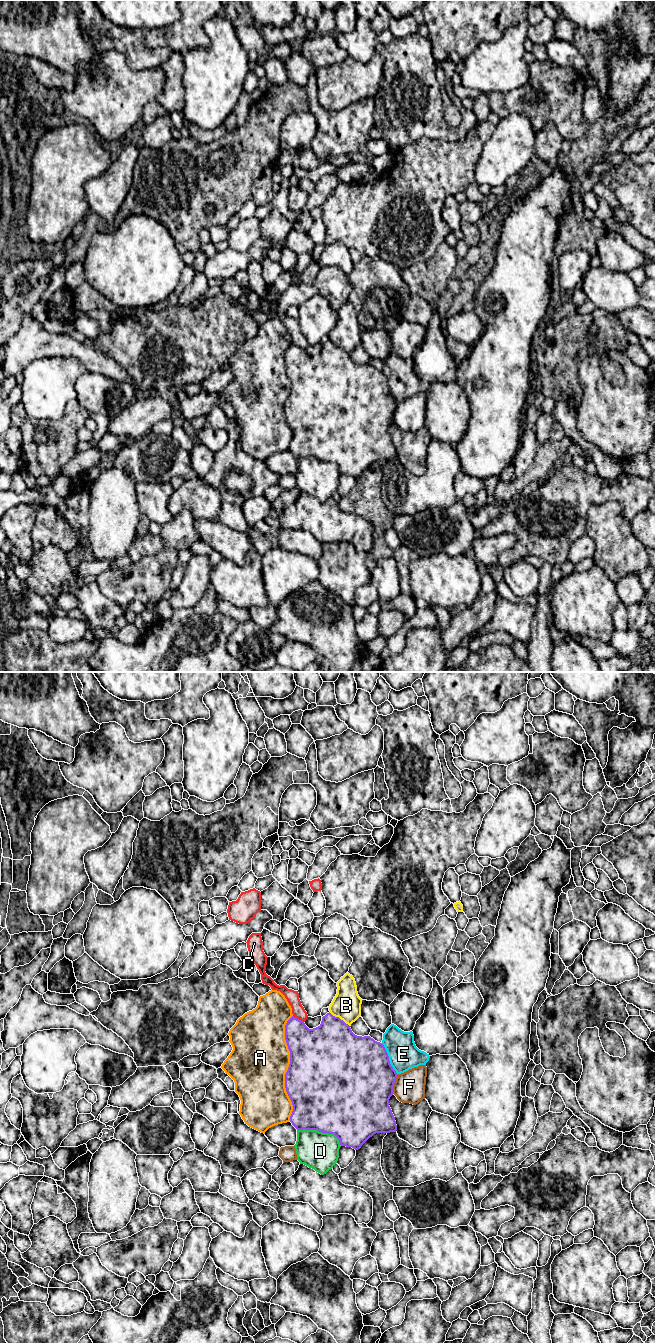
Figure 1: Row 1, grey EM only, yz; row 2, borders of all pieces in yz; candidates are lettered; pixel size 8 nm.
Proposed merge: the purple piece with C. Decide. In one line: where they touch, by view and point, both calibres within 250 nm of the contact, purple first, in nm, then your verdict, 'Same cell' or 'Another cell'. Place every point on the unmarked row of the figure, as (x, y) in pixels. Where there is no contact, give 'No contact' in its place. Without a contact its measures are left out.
Touches purple at yz (298, 347). Thickness 320 nm (purple) against 110 nm. Another cell

